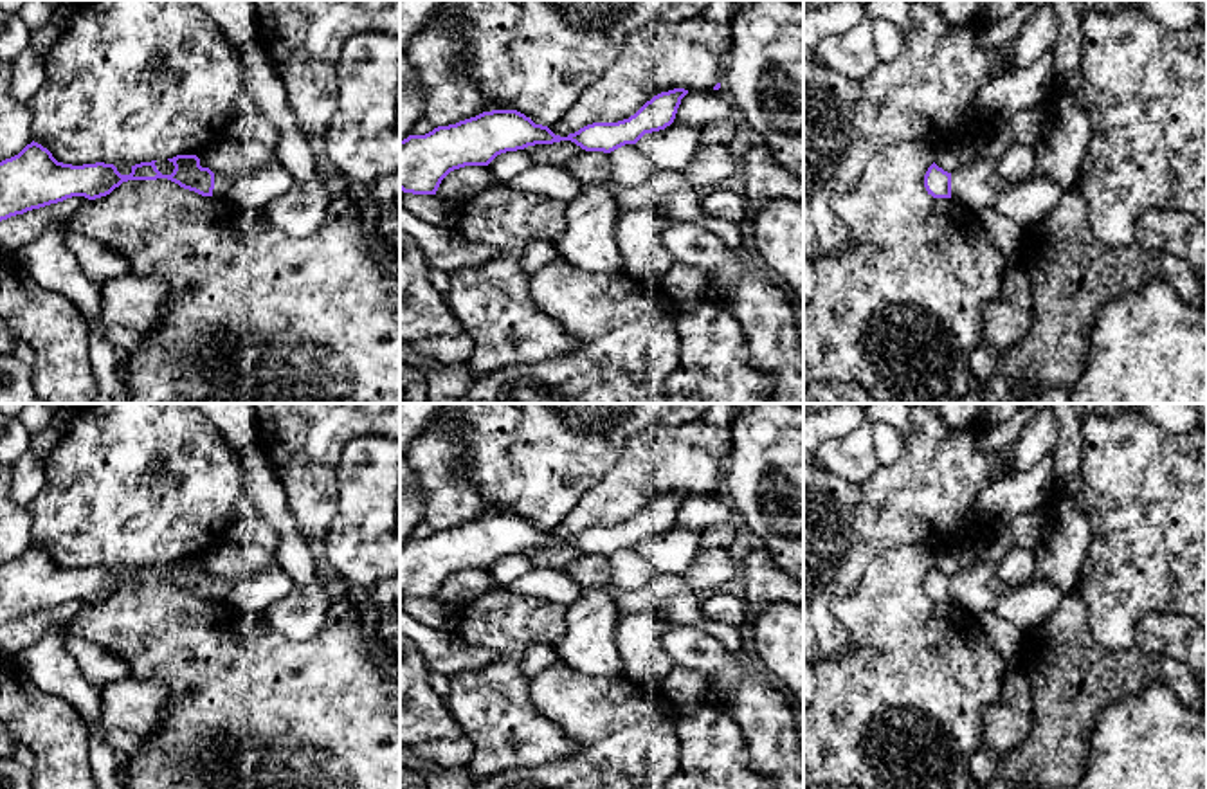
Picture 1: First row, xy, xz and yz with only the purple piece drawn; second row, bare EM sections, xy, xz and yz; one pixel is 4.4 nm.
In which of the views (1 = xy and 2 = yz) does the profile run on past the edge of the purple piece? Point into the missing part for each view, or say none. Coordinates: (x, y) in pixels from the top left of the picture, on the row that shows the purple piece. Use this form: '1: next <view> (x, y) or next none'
1: next none
2: next none

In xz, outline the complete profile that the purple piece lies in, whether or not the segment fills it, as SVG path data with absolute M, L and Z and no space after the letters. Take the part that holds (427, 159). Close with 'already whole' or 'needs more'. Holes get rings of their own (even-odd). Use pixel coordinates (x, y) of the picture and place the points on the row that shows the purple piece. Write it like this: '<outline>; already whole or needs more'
M685 88L661 92L634 115L618 122L593 122L567 137L535 124L517 110L492 110L425 135L400 141L400 189L413 195L436 195L441 180L465 166L488 166L497 155L535 144L571 141L585 151L611 153L636 144L645 133L659 132L676 119Z; already whole

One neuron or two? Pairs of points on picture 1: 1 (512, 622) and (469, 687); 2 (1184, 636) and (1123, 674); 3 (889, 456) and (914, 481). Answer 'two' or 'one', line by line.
1: one
2: two
3: two

